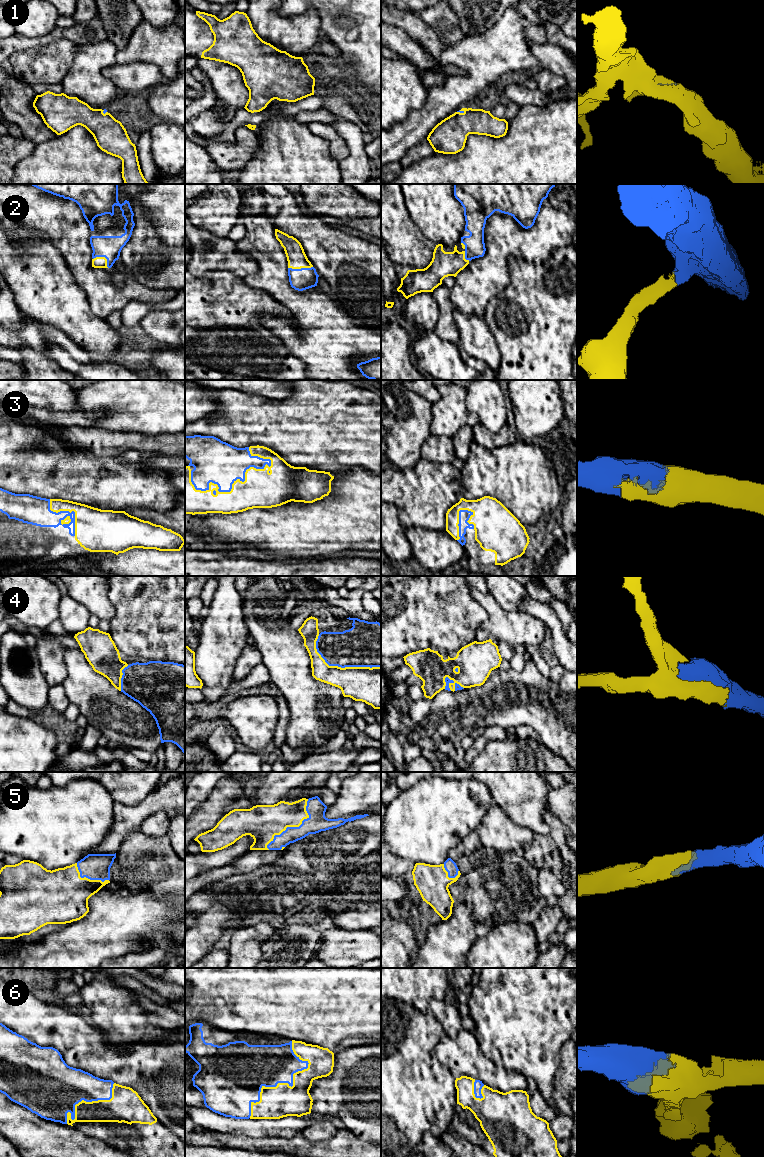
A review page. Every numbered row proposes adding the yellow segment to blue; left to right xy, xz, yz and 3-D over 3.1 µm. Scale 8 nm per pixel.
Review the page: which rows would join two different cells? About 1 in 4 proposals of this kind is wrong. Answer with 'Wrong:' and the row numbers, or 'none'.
Wrong: none

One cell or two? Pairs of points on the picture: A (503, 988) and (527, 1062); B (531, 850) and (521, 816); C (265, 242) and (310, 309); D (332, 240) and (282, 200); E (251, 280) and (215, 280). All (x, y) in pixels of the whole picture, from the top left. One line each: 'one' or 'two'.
A: one
B: two
C: one
D: one
E: two

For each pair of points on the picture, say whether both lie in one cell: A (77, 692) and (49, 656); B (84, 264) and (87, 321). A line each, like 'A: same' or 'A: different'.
A: different
B: different

